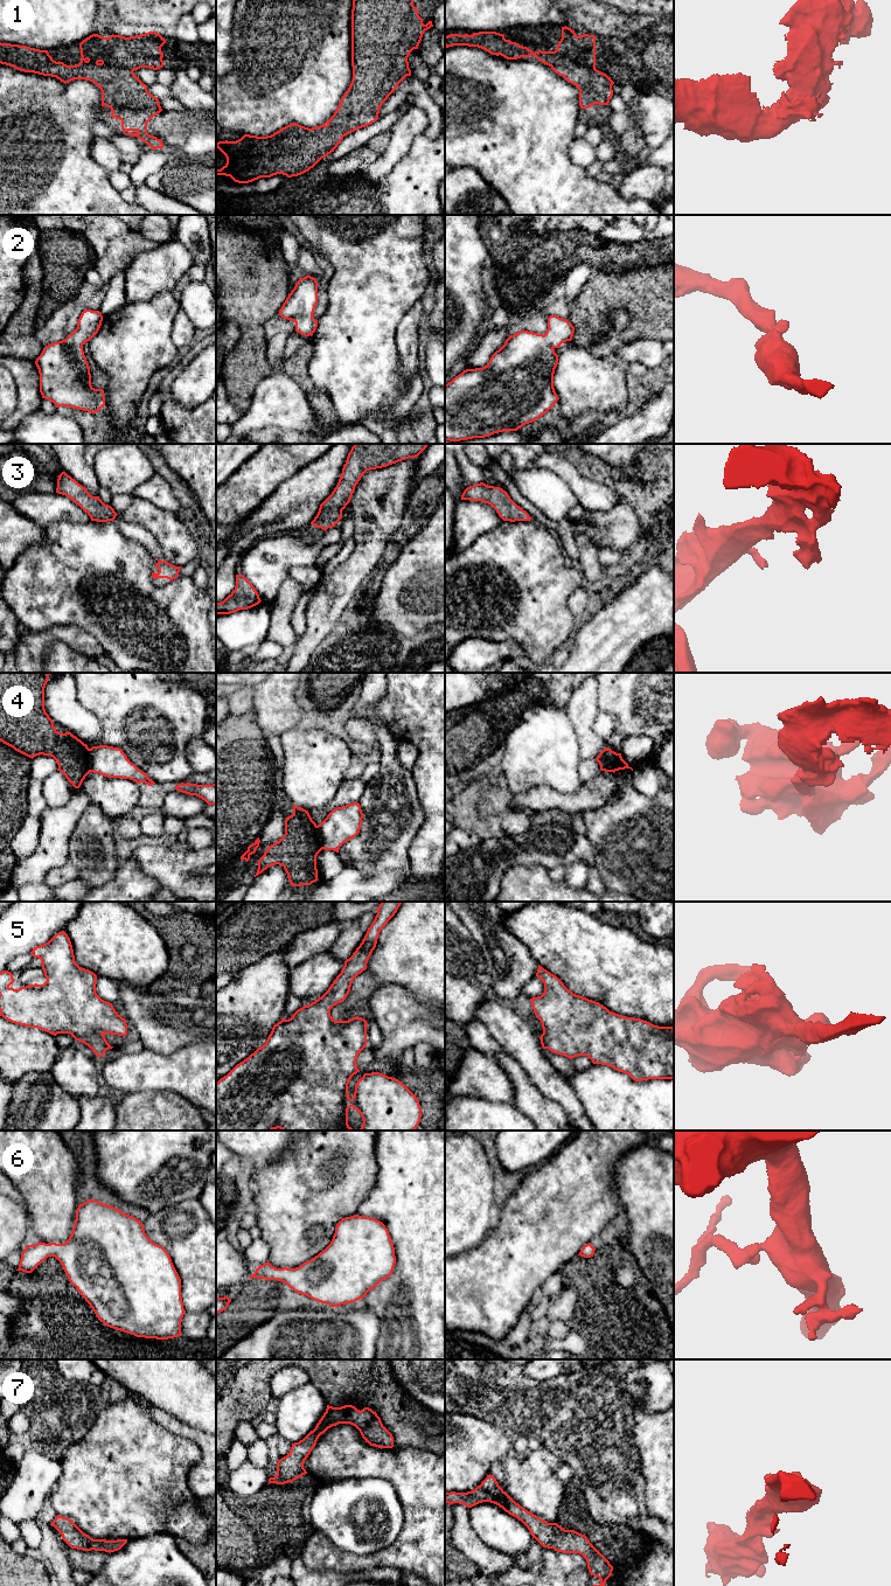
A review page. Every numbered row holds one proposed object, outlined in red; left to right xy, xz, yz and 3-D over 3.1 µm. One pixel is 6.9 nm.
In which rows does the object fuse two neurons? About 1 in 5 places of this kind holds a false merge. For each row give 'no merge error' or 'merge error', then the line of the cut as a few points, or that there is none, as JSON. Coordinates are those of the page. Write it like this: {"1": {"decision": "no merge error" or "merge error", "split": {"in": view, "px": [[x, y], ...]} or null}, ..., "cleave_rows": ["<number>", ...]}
{"1": {"decision": "no merge error", "split": null}, "2": {"decision": "no merge error", "split": null}, "3": {"decision": "no merge error", "split": null}, "4": {"decision": "merge error", "split": {"in": "xy", "px": [[89, 749], [91, 771]]}}, "5": {"decision": "no merge error", "split": null}, "6": {"decision": "no merge error", "split": null}, "7": {"decision": "no merge error", "split": null}, "cleave_rows": ["4"]}

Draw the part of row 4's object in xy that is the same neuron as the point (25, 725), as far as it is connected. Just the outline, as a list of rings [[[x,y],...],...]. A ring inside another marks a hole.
[[[0,673],[0,742],[34,758],[50,756],[75,788],[91,772],[89,747],[71,732],[58,732],[44,709],[44,688],[50,673]]]

